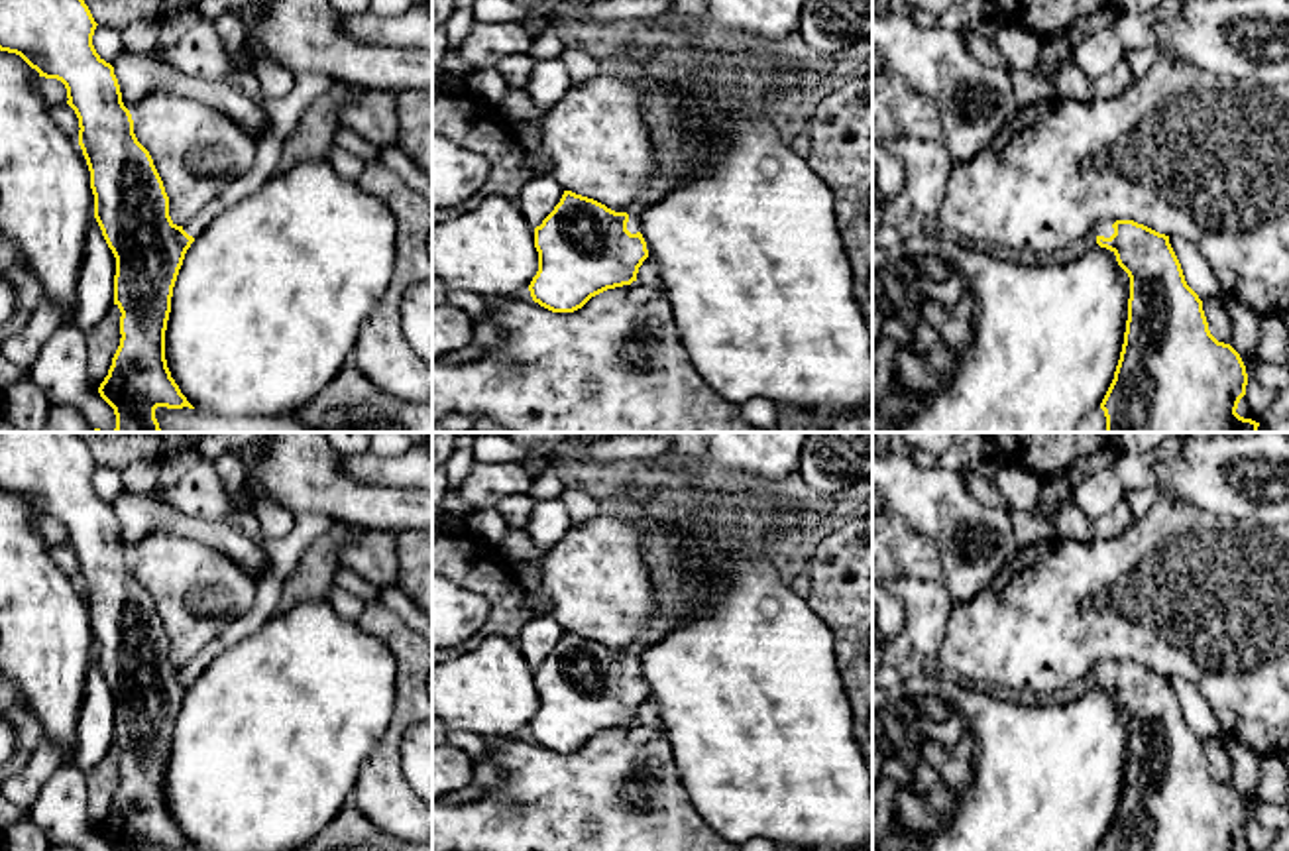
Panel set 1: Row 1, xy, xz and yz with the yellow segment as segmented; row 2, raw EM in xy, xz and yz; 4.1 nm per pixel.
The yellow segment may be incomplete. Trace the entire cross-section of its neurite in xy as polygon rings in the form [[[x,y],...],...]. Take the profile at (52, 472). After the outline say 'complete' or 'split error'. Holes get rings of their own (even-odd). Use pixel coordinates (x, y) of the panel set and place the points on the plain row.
[[[0,432],[0,491],[20,495],[39,517],[57,519],[65,525],[67,544],[79,558],[79,586],[90,611],[94,658],[116,698],[114,745],[122,753],[122,778],[98,833],[114,851],[195,849],[171,818],[165,800],[171,737],[185,694],[218,654],[259,633],[277,617],[287,578],[297,570],[305,550],[338,521],[328,513],[303,511],[295,515],[289,535],[263,537],[261,548],[269,562],[269,574],[255,582],[253,607],[228,625],[195,658],[177,666],[169,656],[169,637],[153,599],[134,574],[134,560],[122,542],[114,507],[92,485],[96,466],[77,432]]] | split error

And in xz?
[[[564,631],[554,651],[534,668],[534,688],[538,711],[529,731],[534,743],[552,753],[574,753],[607,729],[631,725],[648,698],[639,656],[615,652],[572,631]]] | split error

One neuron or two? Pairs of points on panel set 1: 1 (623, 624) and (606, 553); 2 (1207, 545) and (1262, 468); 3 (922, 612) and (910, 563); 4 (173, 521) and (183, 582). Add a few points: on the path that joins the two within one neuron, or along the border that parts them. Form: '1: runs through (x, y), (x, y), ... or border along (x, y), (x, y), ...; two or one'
1: runs through (612, 606), (606, 592), (606, 570); one
2: border along (1185, 500), (1221, 515), (1252, 517), (1268, 527); two
3: border along (938, 578), (893, 580); two
4: border along (132, 551), (148, 535), (177, 533), (219, 553); two

